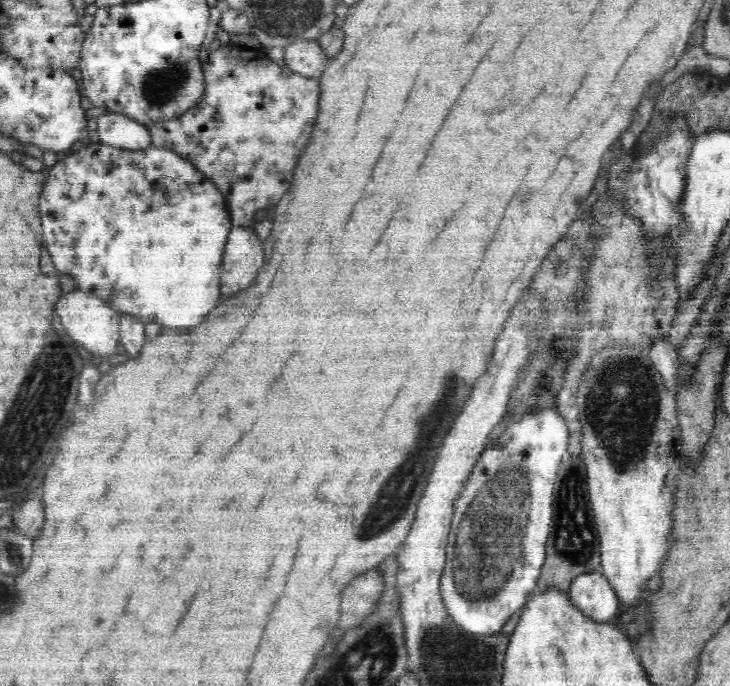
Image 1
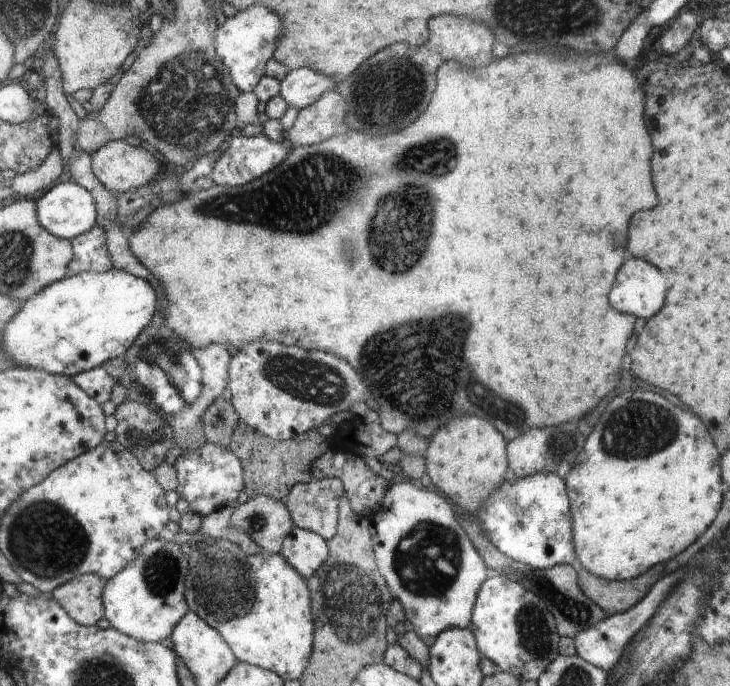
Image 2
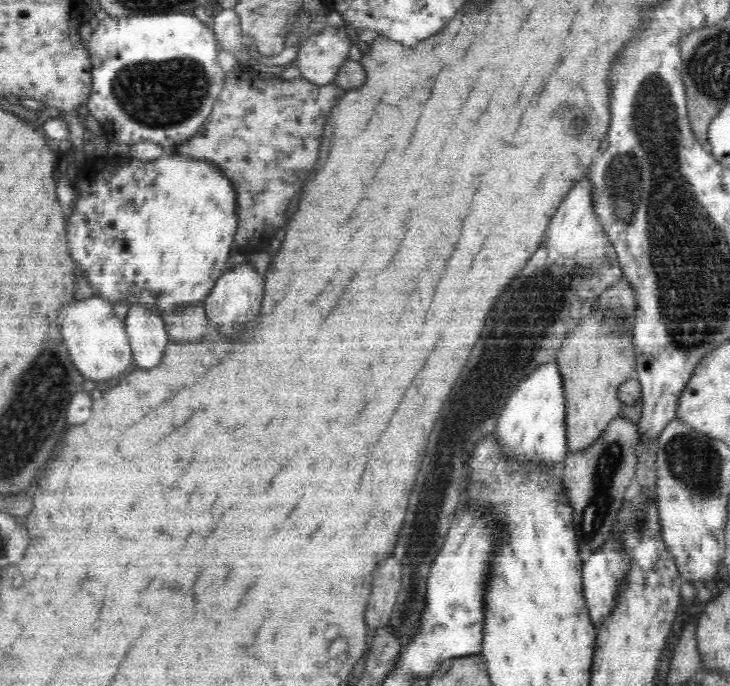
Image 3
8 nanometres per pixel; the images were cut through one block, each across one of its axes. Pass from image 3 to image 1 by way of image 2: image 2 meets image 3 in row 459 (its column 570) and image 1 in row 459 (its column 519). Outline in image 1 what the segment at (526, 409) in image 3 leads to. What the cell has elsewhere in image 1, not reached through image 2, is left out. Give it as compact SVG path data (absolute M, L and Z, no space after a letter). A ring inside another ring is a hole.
M542 410L507 426L492 447L478 457L459 497L451 520L440 594L456 625L474 634L500 633L516 610L534 592L544 564L553 513L553 488L562 459L567 453L567 421L557 410Z

